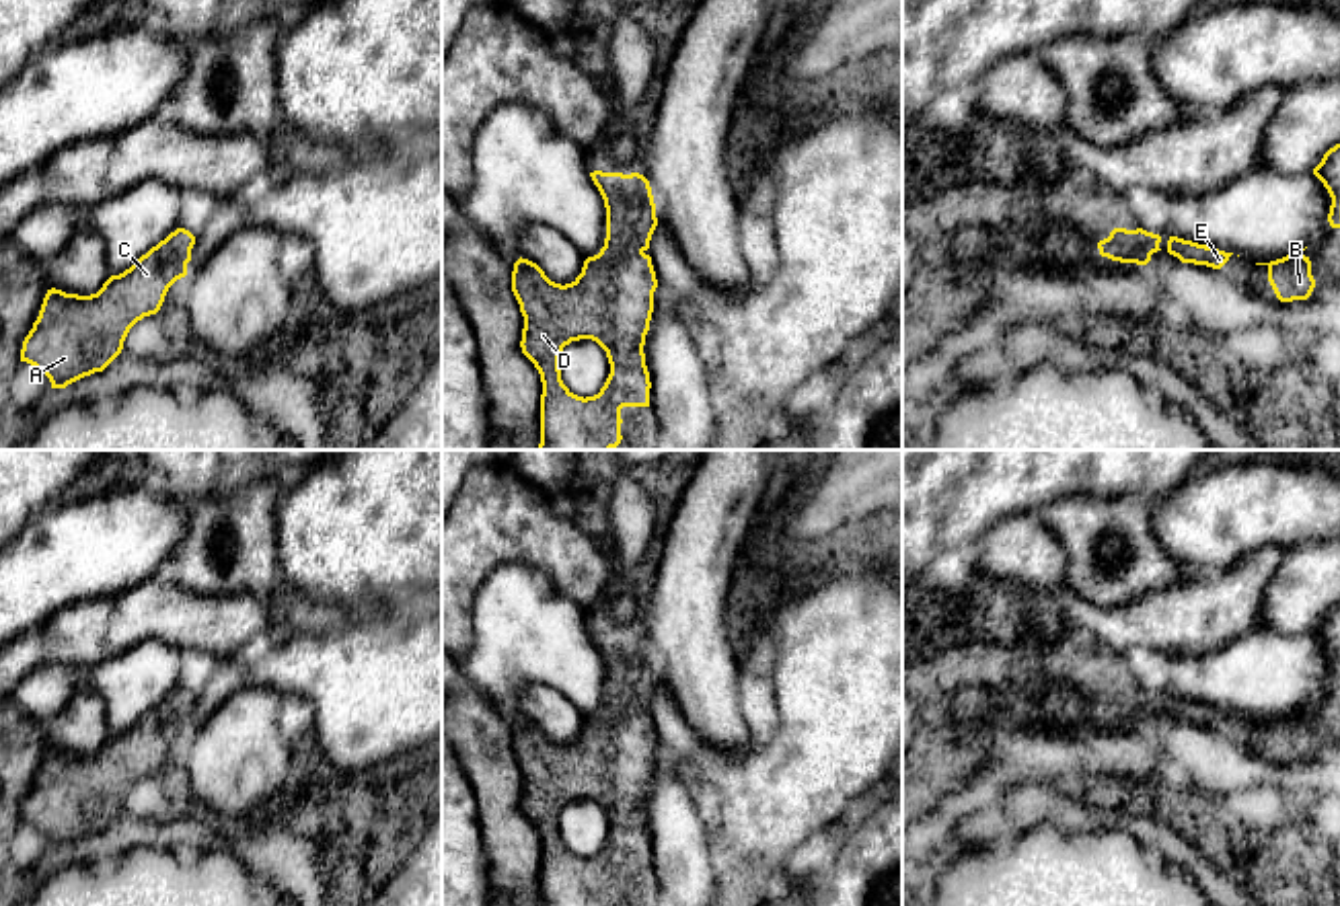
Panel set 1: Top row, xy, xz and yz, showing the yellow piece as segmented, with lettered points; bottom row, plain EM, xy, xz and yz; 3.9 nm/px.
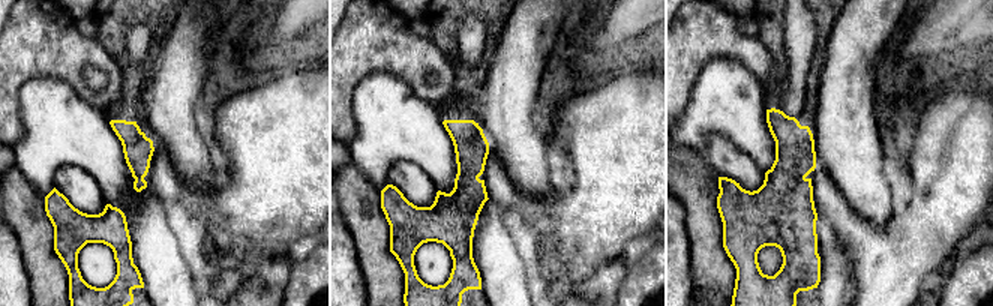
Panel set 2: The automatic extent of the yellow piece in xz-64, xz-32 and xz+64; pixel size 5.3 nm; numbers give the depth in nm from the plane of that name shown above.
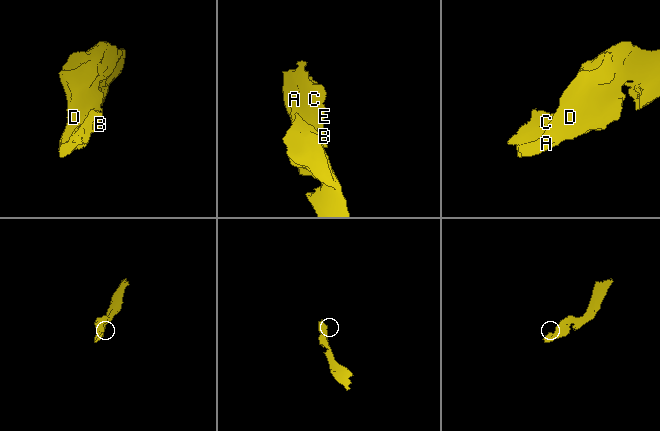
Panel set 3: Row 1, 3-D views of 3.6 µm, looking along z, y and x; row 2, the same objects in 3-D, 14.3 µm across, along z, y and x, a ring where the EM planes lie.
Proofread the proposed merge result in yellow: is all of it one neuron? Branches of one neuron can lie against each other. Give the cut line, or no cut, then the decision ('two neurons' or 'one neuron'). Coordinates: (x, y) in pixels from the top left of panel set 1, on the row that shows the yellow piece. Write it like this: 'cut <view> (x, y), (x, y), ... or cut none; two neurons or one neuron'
cut none; one neuron

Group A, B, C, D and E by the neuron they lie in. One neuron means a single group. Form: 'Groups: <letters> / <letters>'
Groups: A B C D E

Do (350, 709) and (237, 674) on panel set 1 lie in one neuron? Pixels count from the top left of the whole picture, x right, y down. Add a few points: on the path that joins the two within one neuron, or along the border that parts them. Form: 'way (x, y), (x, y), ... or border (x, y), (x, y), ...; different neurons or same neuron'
way (321, 681), (311, 670), (266, 670); same neuron

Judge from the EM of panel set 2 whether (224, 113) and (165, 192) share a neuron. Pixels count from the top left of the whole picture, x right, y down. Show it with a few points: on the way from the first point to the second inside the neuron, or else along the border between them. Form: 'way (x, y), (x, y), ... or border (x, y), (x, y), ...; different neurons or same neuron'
way (228, 149), (239, 183), (201, 198); same neuron

